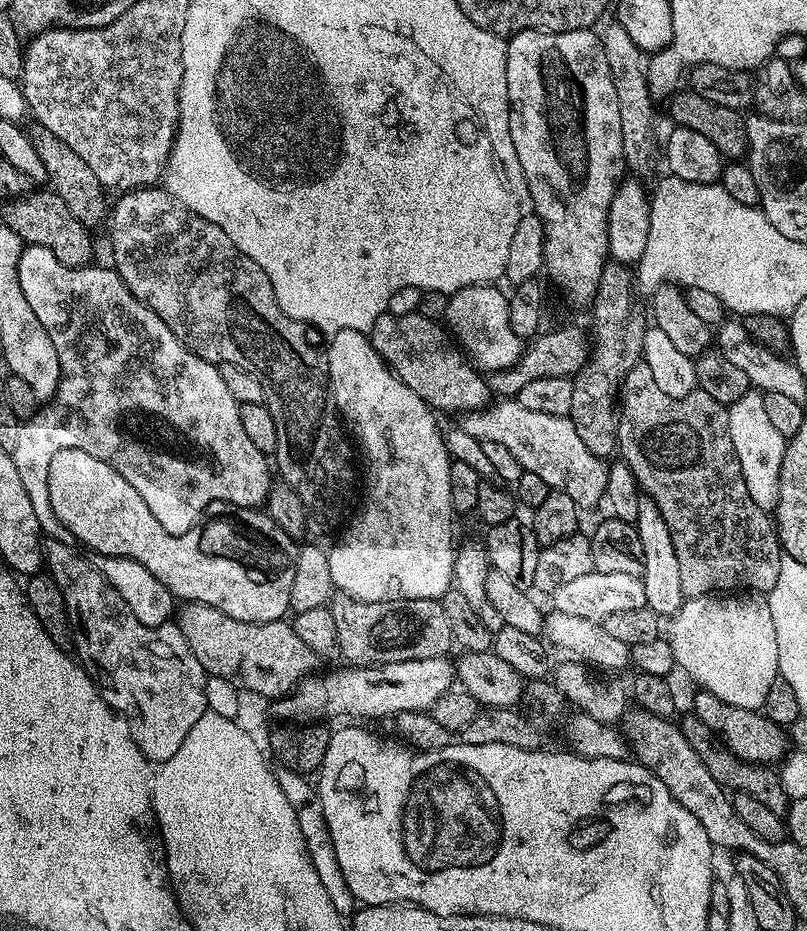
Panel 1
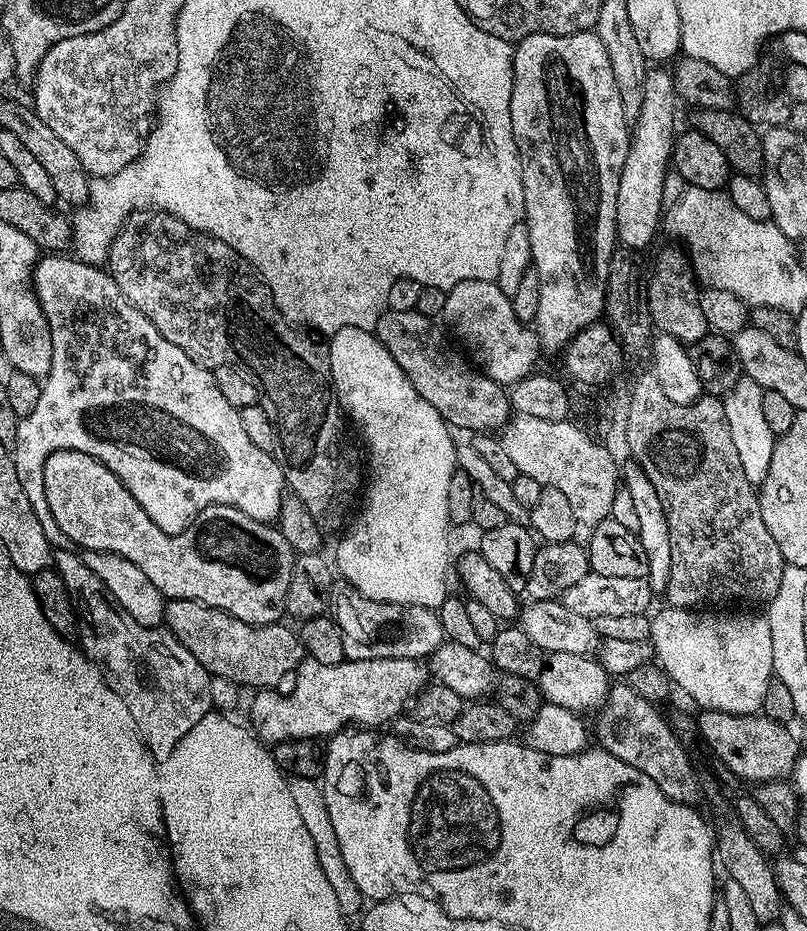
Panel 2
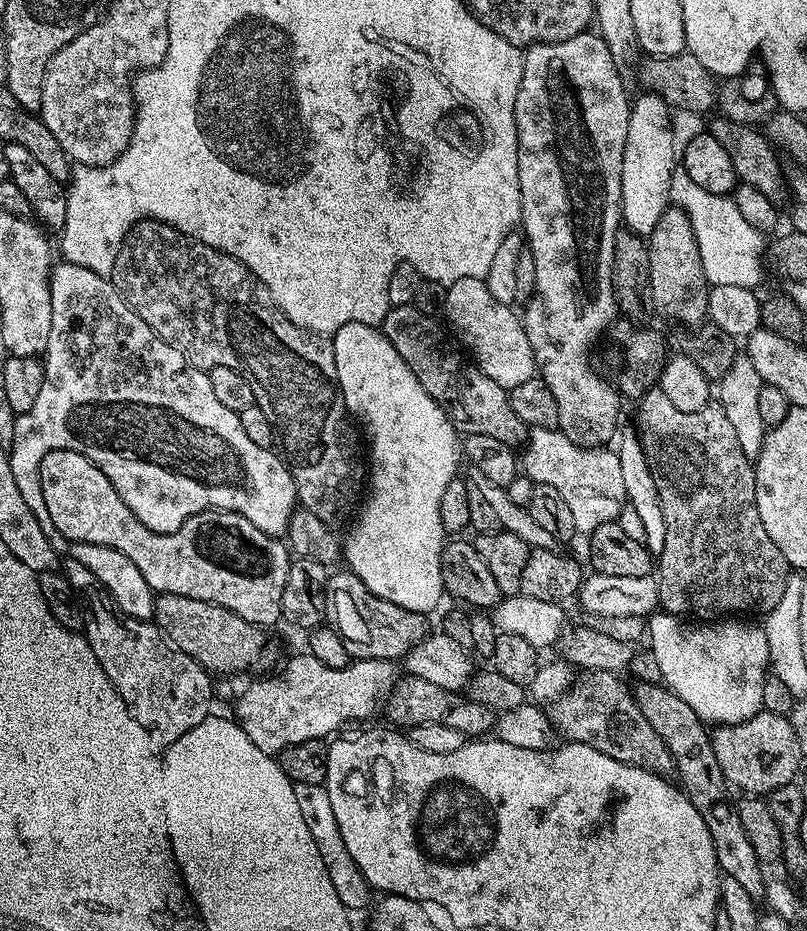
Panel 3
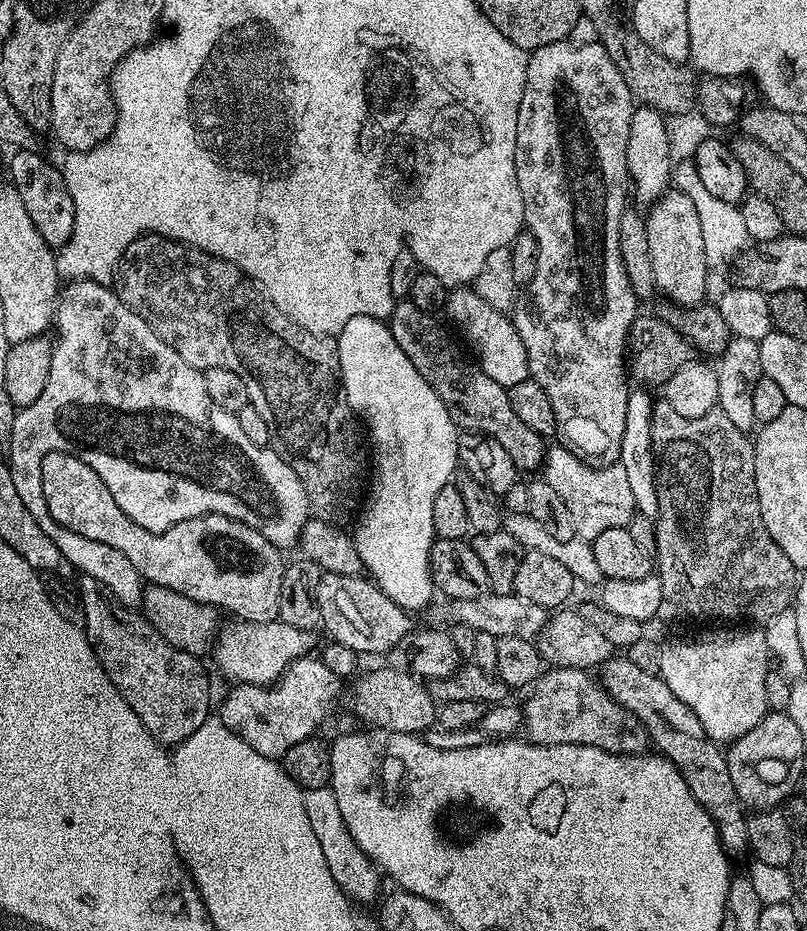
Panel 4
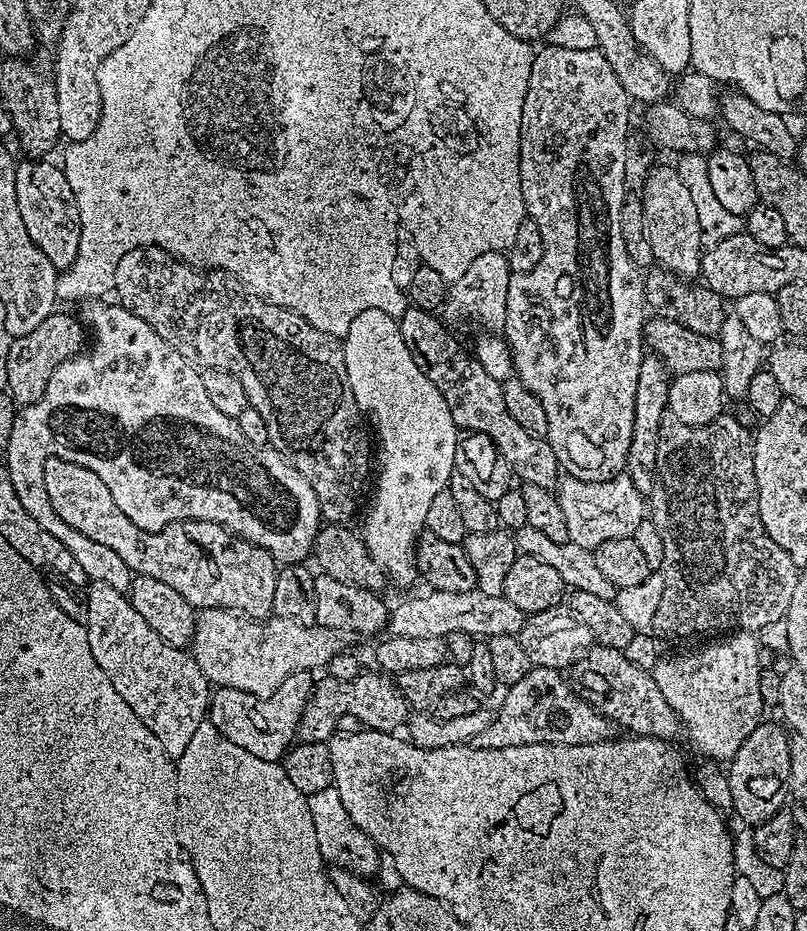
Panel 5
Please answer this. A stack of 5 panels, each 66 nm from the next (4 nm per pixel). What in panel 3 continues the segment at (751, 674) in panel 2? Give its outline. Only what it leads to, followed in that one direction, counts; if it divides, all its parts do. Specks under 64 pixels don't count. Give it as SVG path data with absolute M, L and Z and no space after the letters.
M660 610L646 624L647 639L652 639L650 651L662 670L663 683L712 726L737 724L757 716L764 706L764 678L770 672L763 627L759 623L728 623L732 622L685 622Z

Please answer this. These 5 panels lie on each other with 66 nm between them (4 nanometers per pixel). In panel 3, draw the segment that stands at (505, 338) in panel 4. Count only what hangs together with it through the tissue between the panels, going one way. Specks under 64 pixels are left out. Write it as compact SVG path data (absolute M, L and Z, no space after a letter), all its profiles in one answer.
M460 278L457 282L447 285L444 294L442 316L447 329L455 341L470 355L472 362L488 378L493 379L498 386L511 391L522 383L535 379L538 369L536 359L526 336L523 319L513 311L514 308L494 298L487 283L482 278Z

